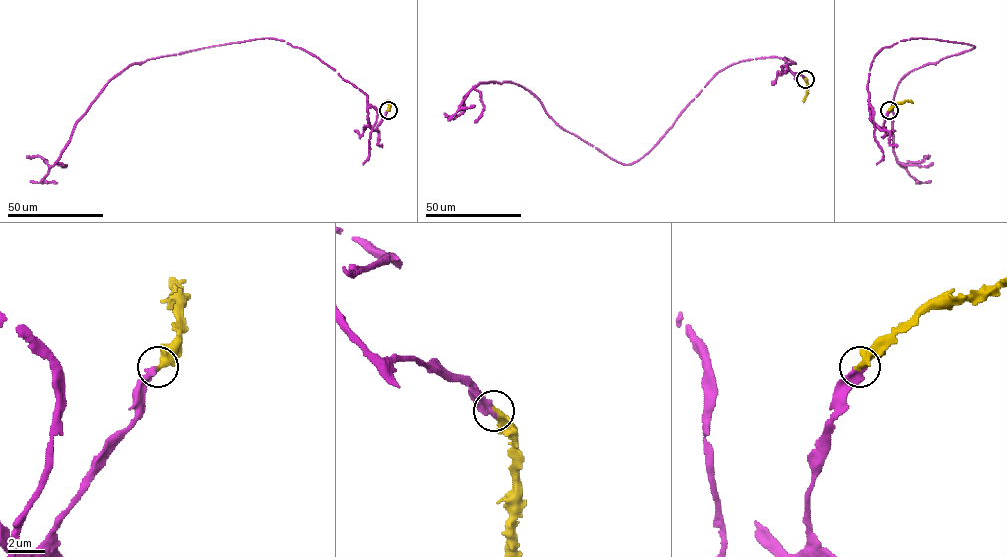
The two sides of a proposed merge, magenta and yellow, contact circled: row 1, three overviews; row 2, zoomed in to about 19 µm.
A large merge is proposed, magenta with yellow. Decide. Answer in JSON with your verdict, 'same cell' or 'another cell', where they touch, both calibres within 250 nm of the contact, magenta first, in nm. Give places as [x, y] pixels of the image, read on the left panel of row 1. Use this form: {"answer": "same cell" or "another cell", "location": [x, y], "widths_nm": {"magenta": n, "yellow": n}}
{"answer": "same cell", "location": [388, 110], "widths_nm": {"magenta": 440, "yellow": 460}}

